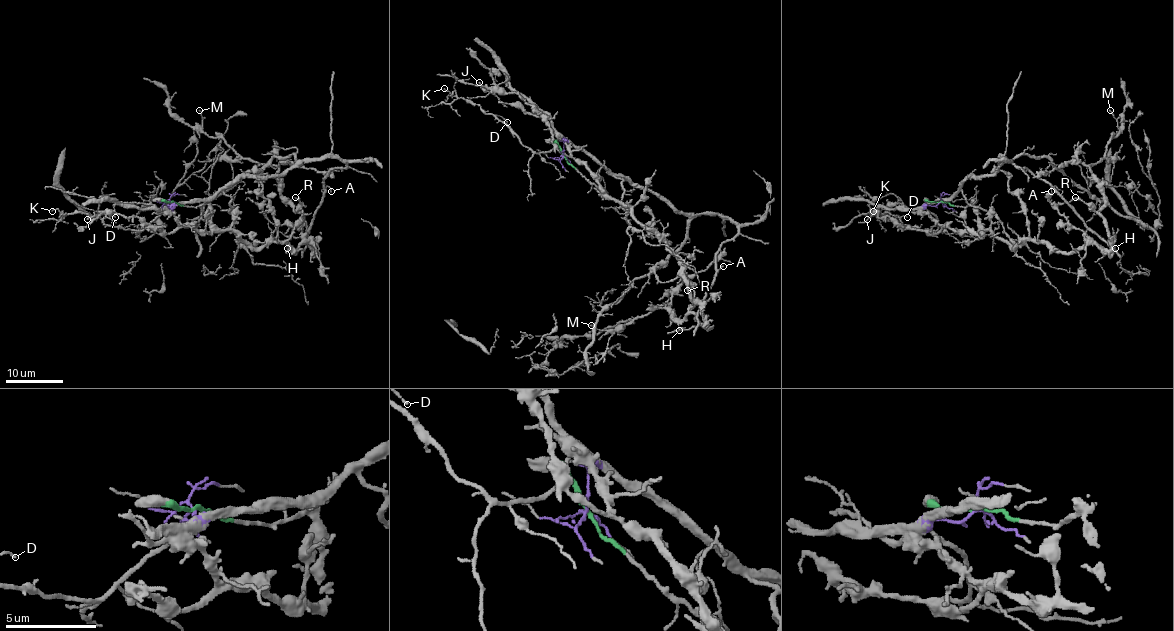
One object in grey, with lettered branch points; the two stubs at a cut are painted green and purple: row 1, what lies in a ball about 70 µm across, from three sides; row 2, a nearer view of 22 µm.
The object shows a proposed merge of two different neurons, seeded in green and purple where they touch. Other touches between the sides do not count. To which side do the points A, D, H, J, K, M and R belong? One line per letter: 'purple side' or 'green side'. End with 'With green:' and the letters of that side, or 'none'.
A: purple side
D: purple side
H: green side
J: green side
K: purple side
M: green side
R: green side
With green: H, J, M, R

